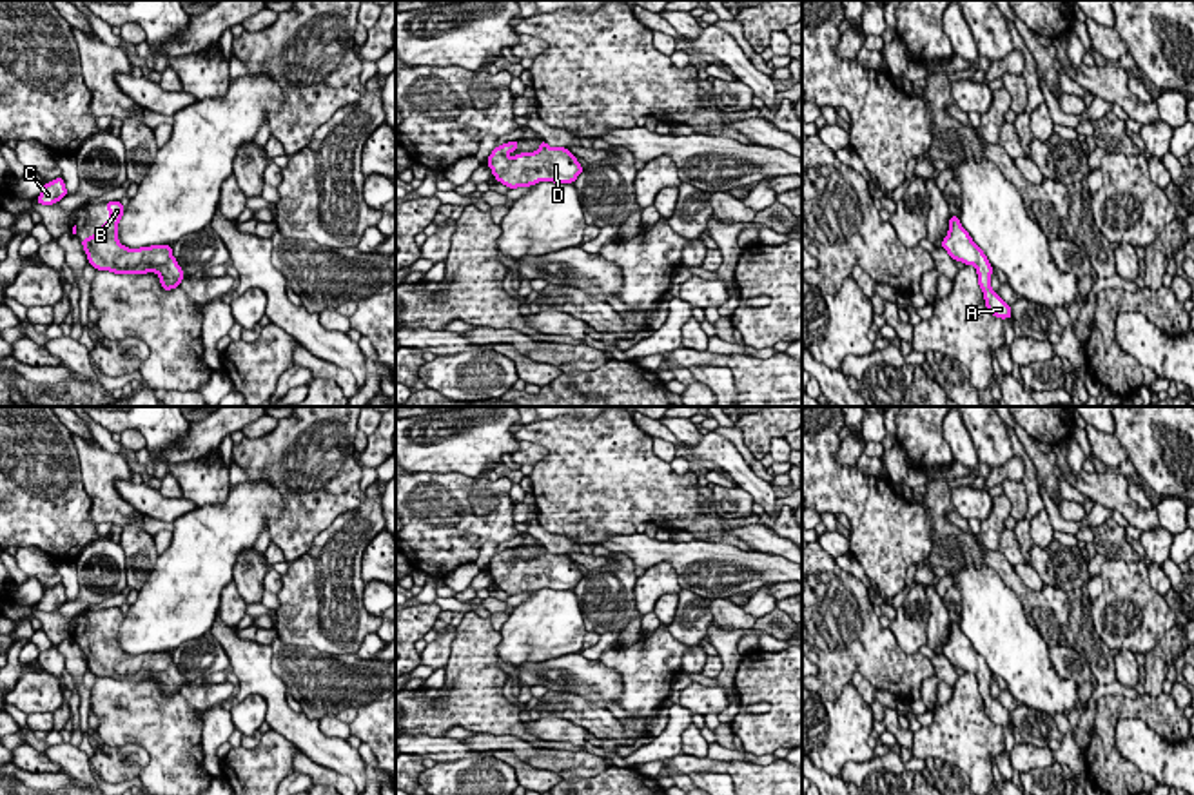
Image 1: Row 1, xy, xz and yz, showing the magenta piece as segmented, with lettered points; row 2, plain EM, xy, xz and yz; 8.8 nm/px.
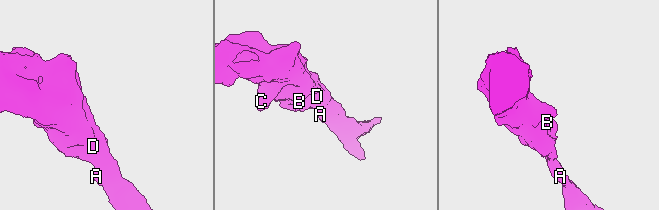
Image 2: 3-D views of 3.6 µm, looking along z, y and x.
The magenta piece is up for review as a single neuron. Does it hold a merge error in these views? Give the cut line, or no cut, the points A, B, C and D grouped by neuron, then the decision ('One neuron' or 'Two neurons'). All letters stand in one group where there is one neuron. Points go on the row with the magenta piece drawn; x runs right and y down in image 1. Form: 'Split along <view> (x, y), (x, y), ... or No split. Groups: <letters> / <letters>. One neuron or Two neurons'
No split. Groups: A B C D. One neuron

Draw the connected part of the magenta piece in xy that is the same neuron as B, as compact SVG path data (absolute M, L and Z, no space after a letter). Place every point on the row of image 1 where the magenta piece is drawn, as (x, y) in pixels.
M114 200L107 201L109 220L98 225L100 234L91 234L82 241L87 261L96 270L109 270L114 274L147 274L160 276L163 290L180 287L185 272L172 256L172 245L151 245L129 249L118 240L118 223L125 207Z

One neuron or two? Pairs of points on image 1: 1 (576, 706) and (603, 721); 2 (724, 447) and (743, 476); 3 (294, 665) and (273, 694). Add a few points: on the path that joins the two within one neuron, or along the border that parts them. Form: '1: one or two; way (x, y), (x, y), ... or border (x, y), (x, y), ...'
1: one; way (583, 712), (596, 719)
2: one; way (724, 454), (737, 469)
3: two; border (273, 654), (273, 670), (287, 687)

